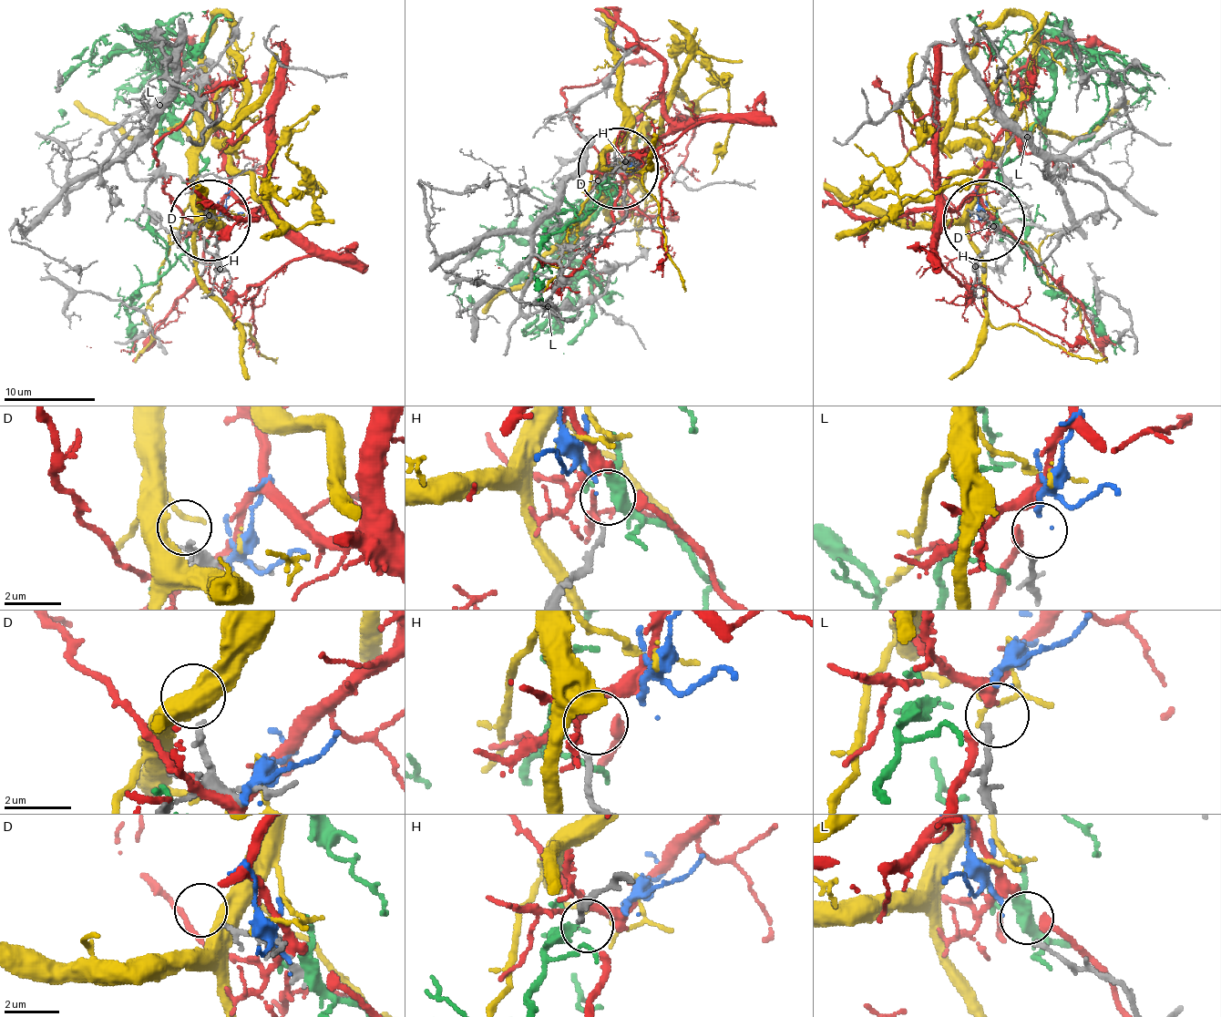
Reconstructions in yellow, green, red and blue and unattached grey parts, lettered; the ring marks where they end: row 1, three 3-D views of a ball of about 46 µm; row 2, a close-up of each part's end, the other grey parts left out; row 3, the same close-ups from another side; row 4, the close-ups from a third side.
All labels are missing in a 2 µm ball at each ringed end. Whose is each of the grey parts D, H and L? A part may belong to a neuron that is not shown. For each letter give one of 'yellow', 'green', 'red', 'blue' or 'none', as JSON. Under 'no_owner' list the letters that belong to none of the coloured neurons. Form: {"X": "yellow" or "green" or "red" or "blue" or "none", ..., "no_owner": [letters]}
{"D": "none", "H": "green", "L": "blue", "no_owner": ["D"]}

